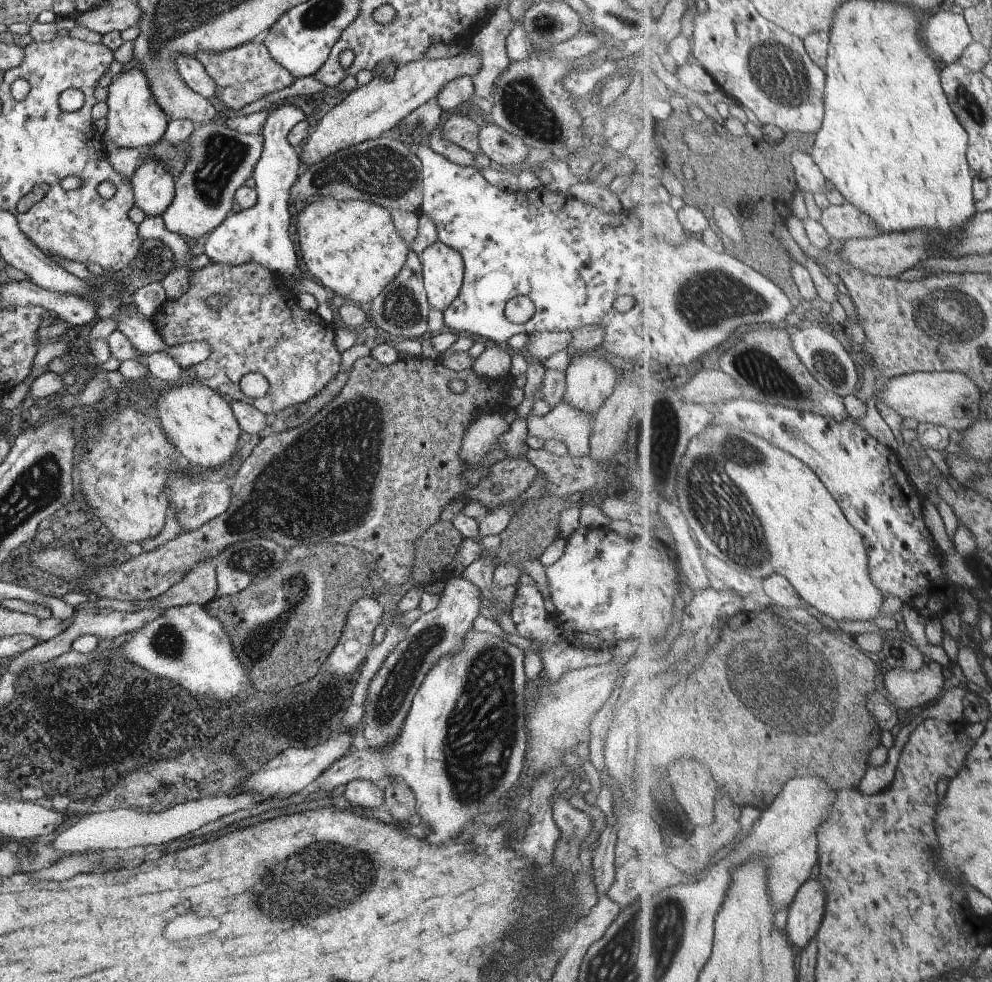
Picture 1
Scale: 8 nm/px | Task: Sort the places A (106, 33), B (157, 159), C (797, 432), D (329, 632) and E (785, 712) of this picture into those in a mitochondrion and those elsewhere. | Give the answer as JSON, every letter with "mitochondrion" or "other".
{"A":"other","B":"other","C":"mitochondrion","D":"other","E":"mitochondrion"}

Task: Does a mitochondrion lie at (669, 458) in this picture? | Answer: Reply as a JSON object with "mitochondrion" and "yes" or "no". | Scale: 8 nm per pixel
{"mitochondrion":"yes"}

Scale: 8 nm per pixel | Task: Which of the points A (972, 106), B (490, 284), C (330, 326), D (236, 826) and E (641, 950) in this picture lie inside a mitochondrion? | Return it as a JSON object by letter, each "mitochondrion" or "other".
{"A":"mitochondrion","B":"other","C":"other","D":"other","E":"mitochondrion"}

